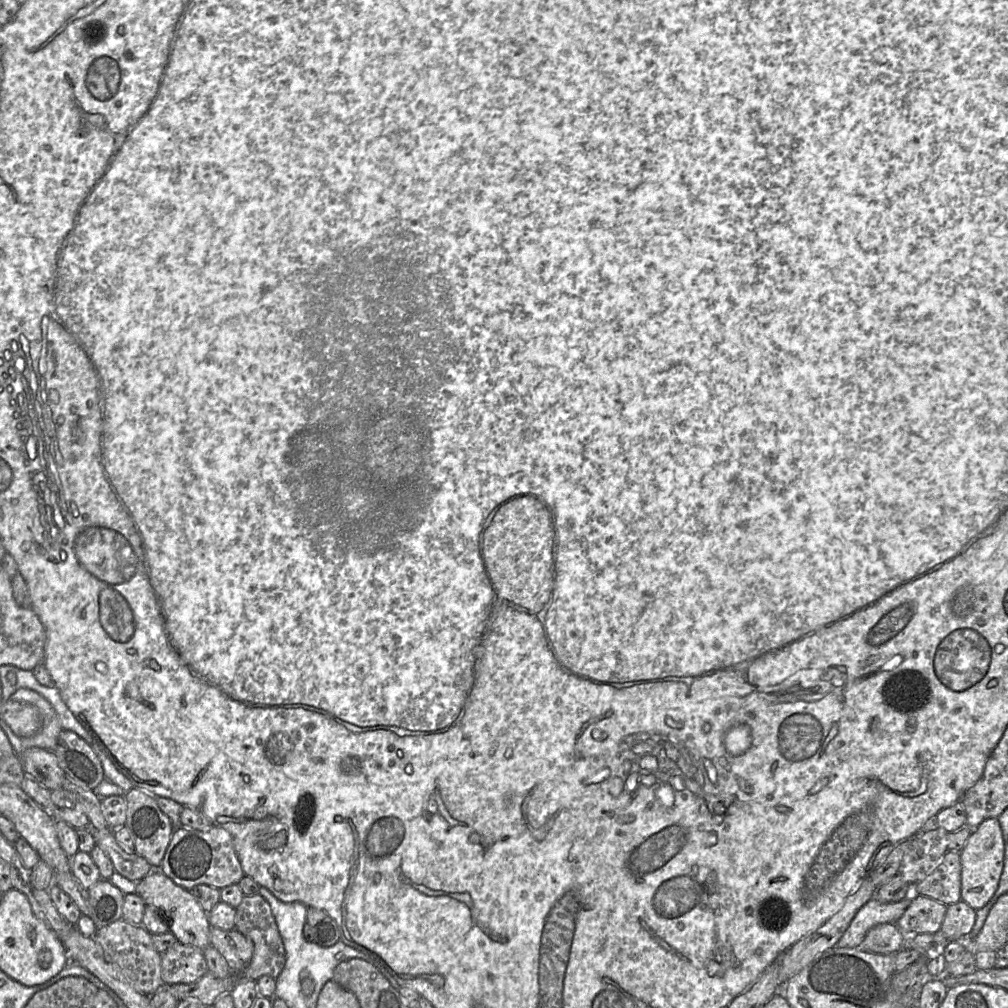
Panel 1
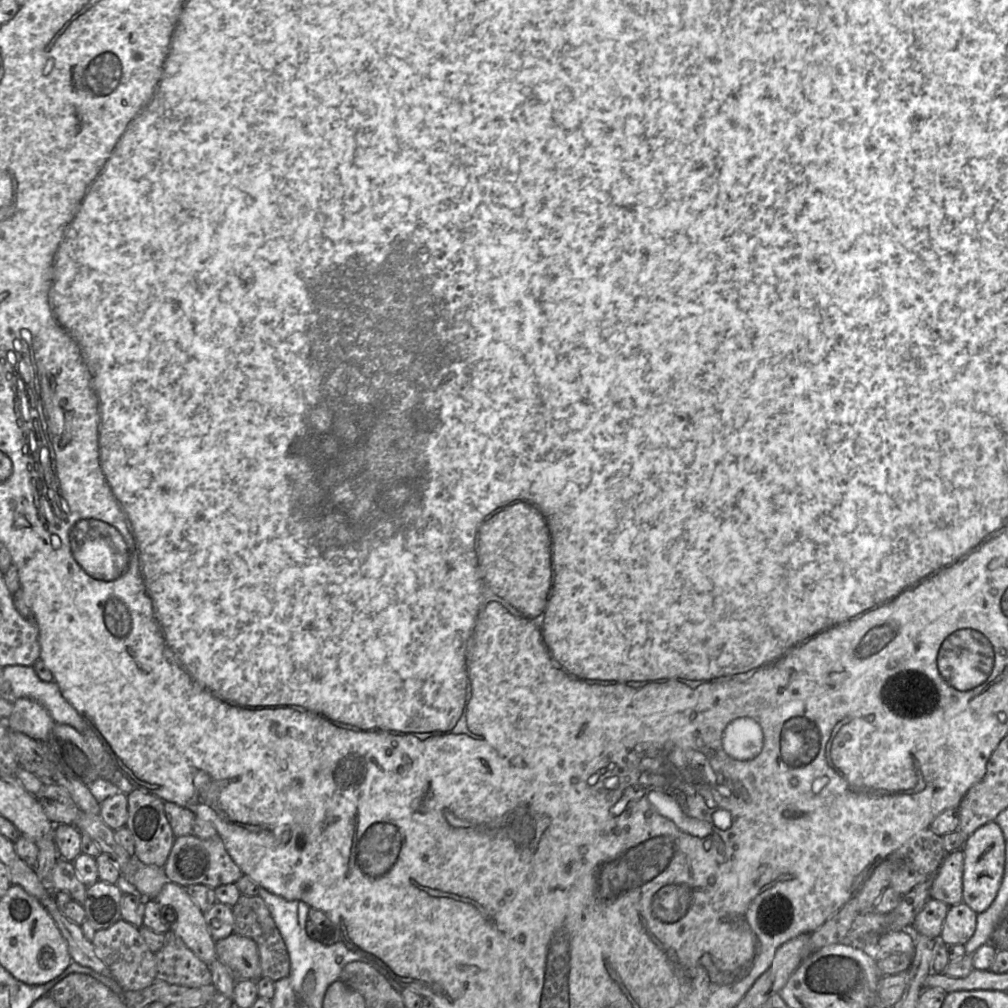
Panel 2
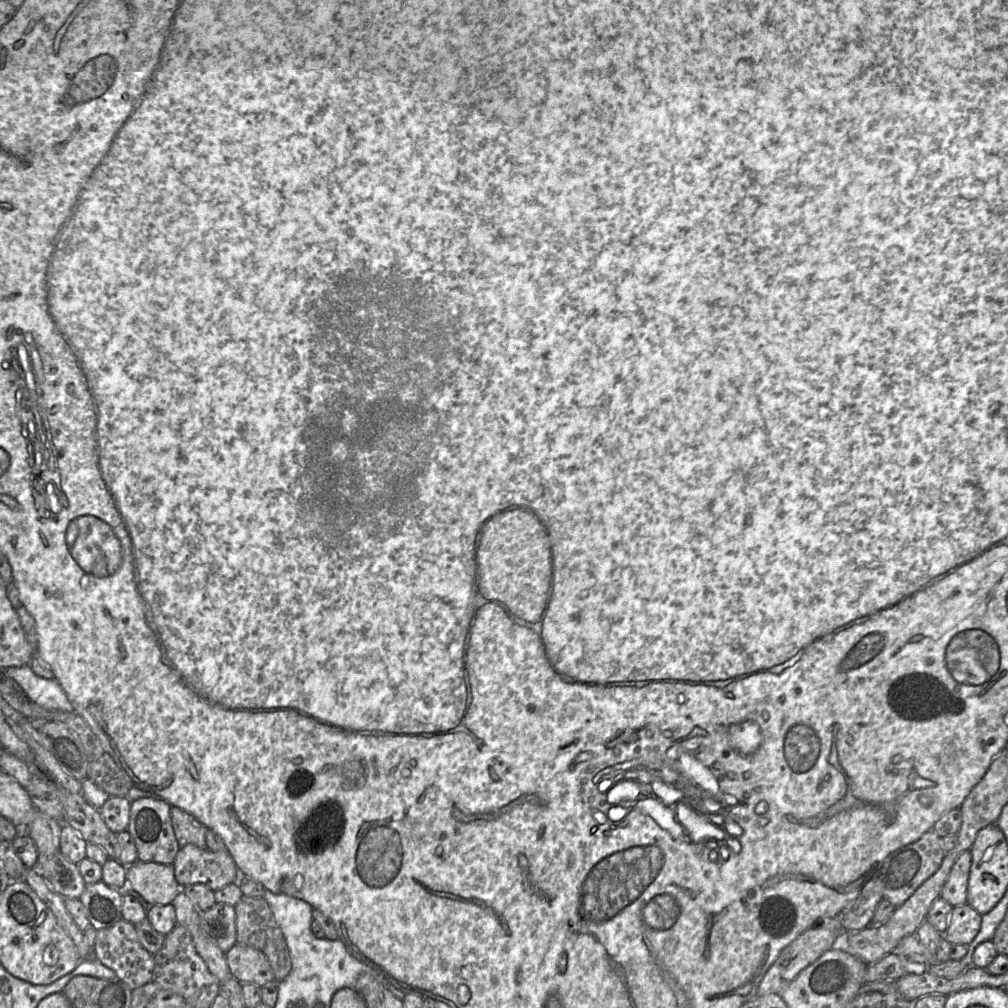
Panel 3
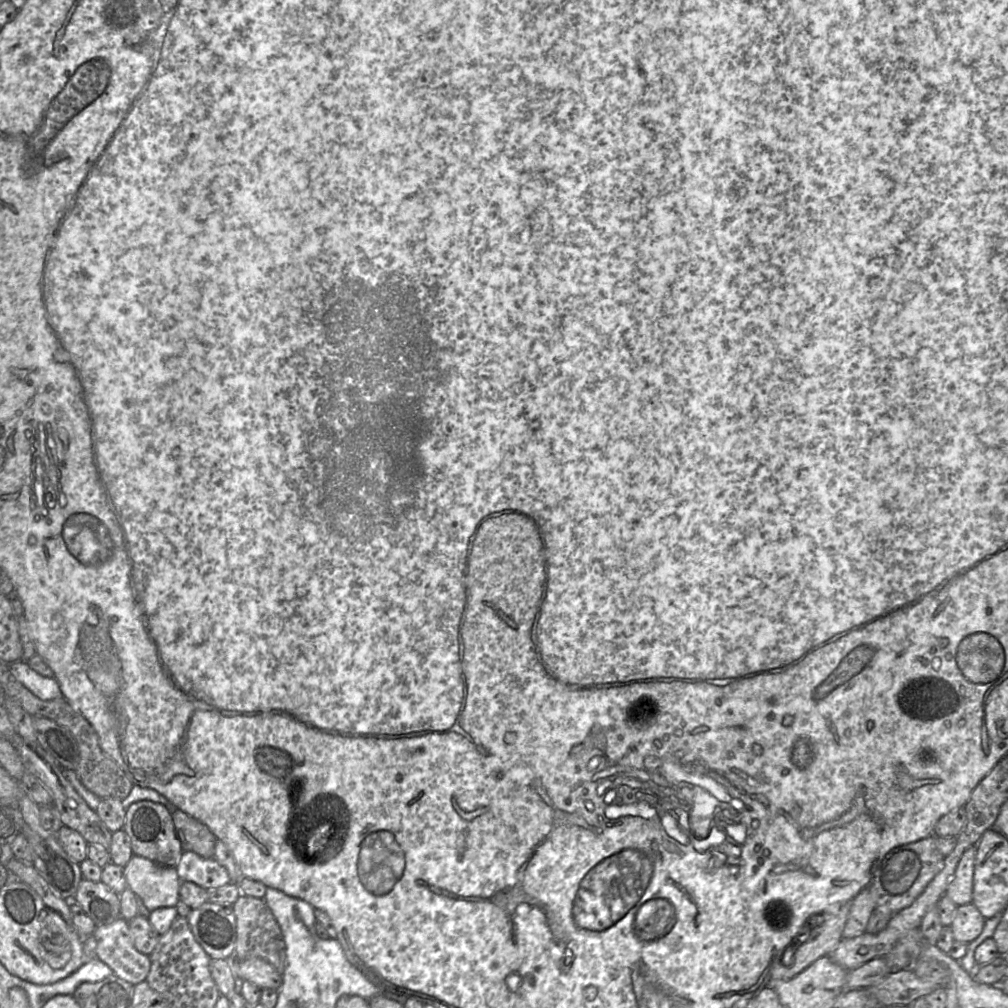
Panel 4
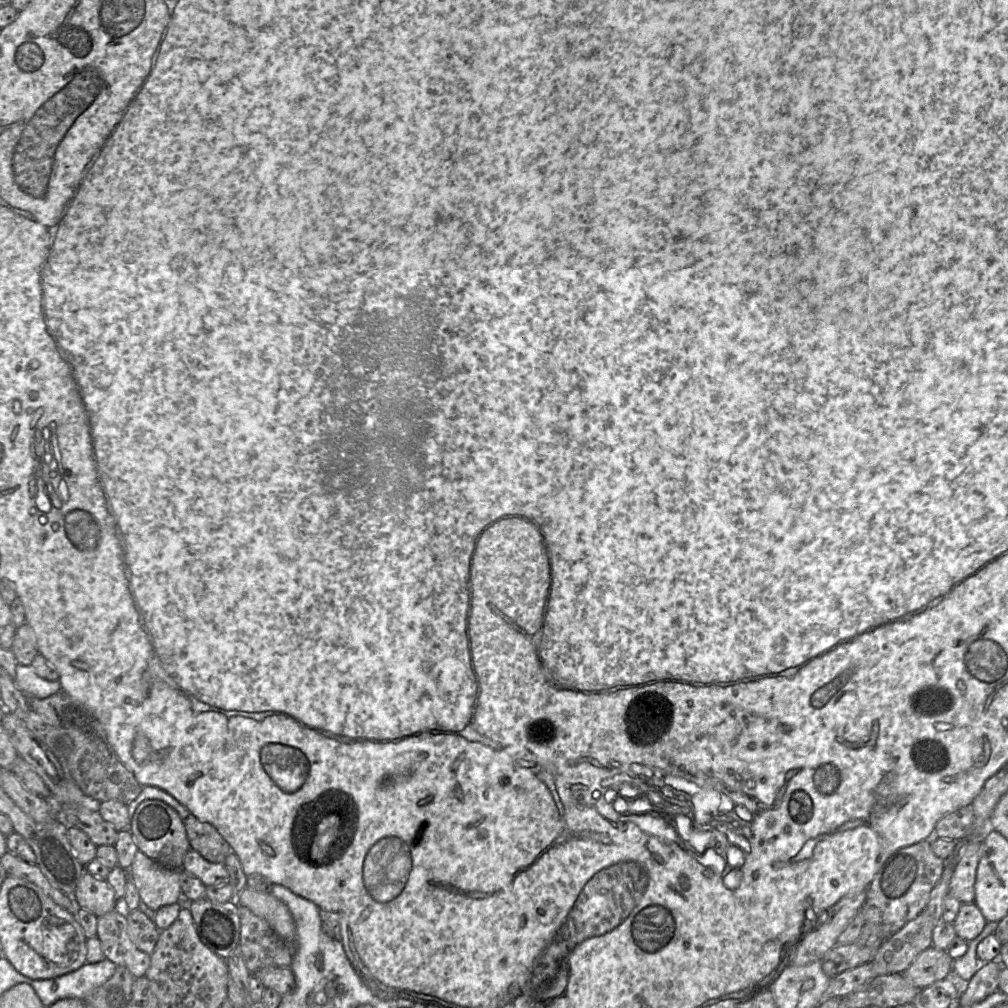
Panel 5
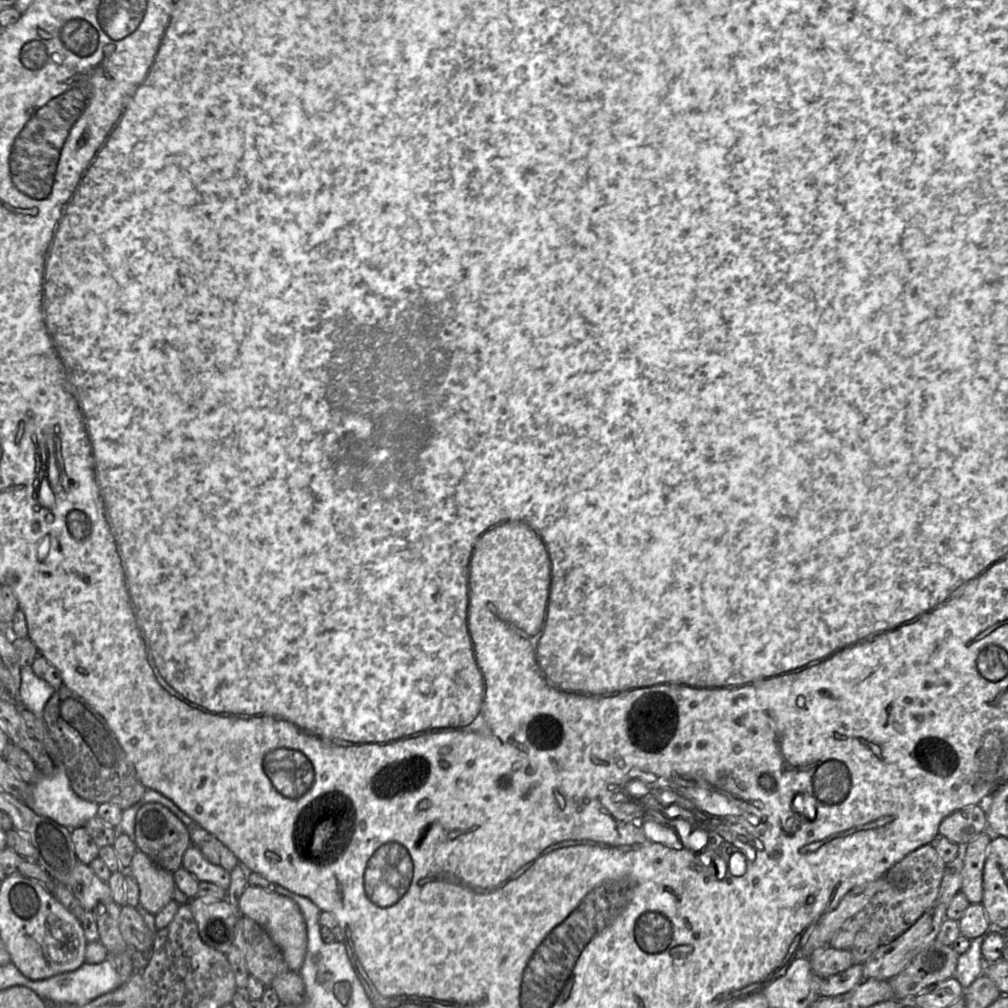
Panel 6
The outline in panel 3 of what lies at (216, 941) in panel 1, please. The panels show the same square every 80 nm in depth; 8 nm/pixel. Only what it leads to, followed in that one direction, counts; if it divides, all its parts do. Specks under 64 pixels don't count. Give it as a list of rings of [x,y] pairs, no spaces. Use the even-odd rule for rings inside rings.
[[[236,943],[225,956],[231,975],[240,983],[252,983],[262,987],[275,981],[269,960],[260,950]]]

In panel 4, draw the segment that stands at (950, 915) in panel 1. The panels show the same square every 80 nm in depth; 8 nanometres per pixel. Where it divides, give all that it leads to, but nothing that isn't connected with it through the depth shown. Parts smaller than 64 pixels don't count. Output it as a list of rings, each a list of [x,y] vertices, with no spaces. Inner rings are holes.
[[[972,903],[957,907],[950,928],[956,941],[970,943],[983,931],[986,918]]]

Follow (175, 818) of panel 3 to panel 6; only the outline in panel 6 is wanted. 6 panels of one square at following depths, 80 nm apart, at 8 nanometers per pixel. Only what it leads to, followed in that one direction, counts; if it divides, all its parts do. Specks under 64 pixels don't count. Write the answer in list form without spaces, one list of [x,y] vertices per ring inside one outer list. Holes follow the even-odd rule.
[[[196,823],[187,826],[192,846],[198,848],[202,855],[212,864],[221,866],[229,873],[239,864],[238,858],[233,854],[233,852],[225,846],[218,838],[203,829]]]

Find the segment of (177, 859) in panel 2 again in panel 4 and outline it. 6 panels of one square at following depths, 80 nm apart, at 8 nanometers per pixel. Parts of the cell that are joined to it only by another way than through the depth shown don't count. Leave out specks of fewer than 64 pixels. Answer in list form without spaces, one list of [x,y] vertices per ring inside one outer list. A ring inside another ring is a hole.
[[[192,851],[183,852],[176,871],[181,882],[193,882],[206,890],[232,882],[227,870],[216,859],[205,859]]]

